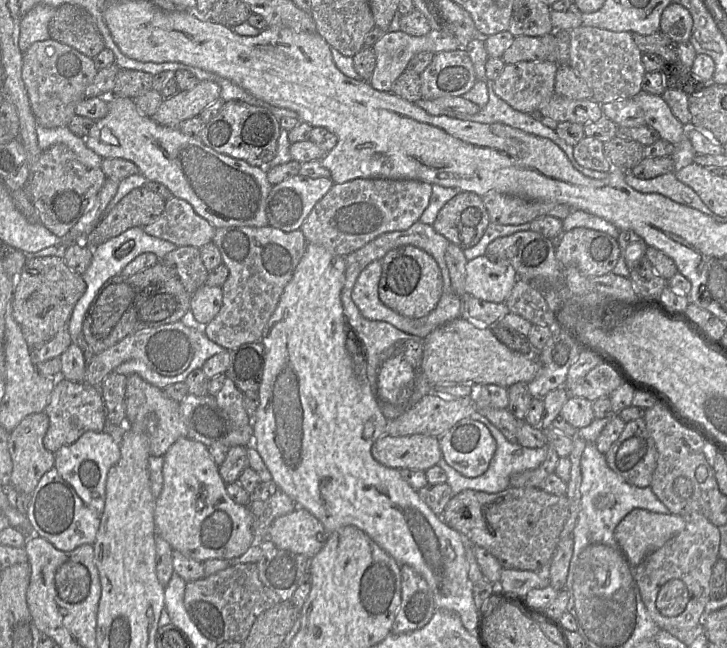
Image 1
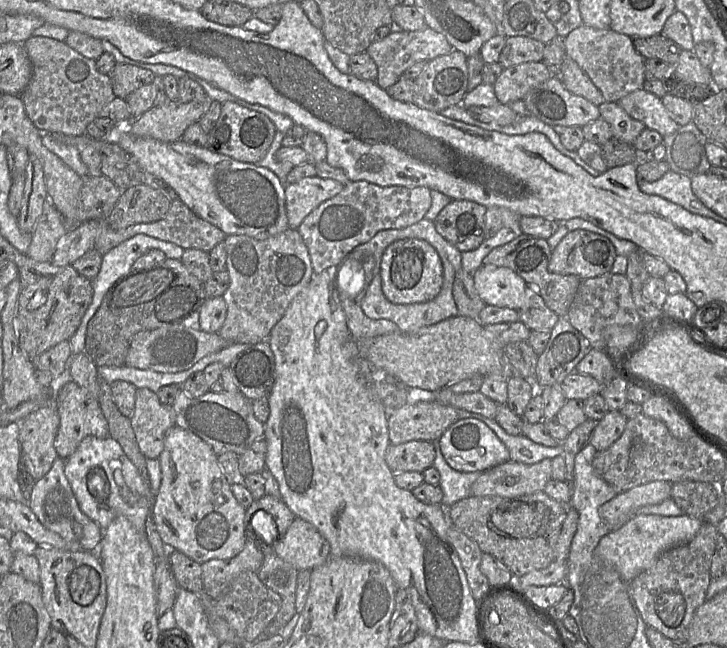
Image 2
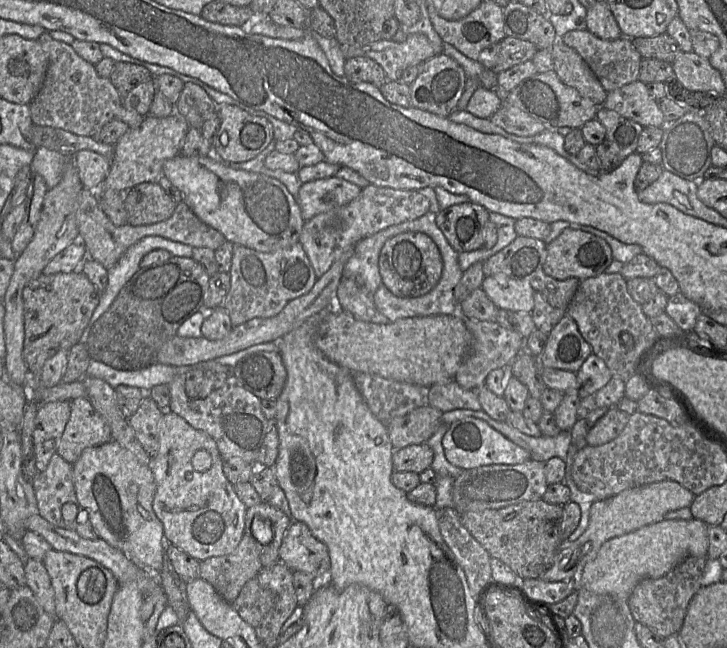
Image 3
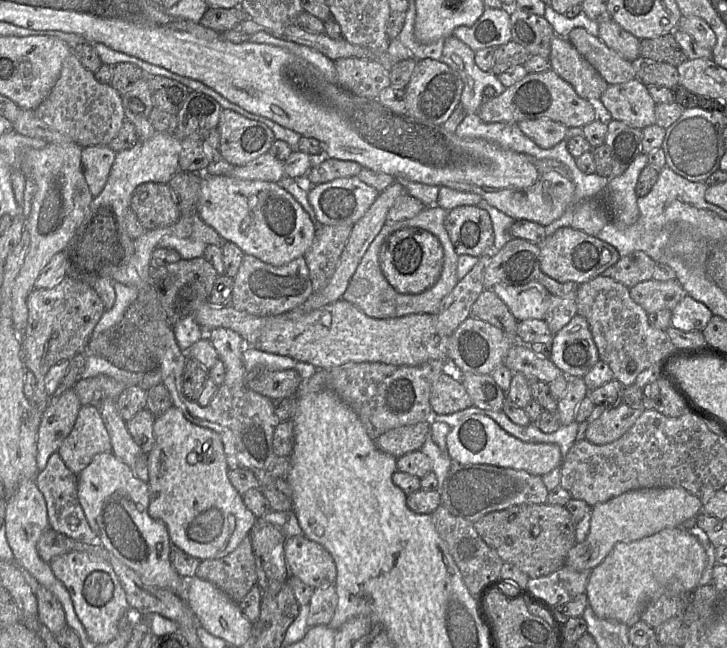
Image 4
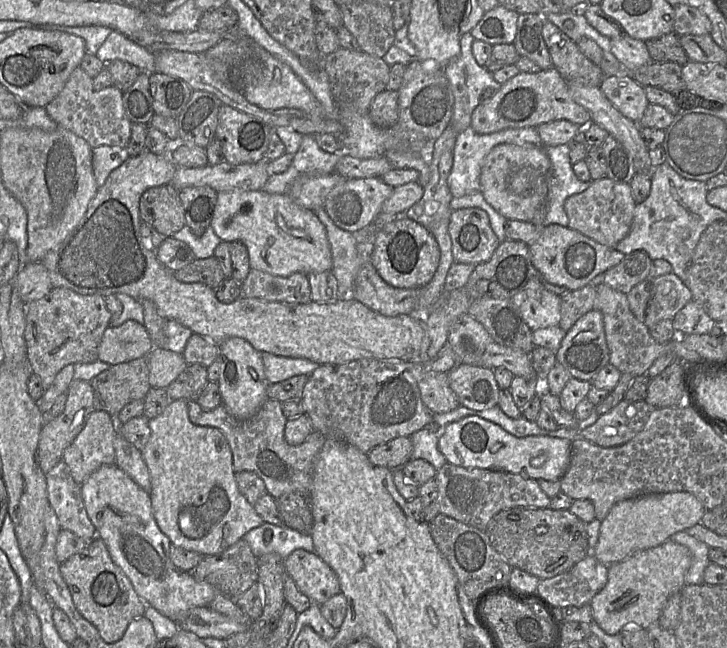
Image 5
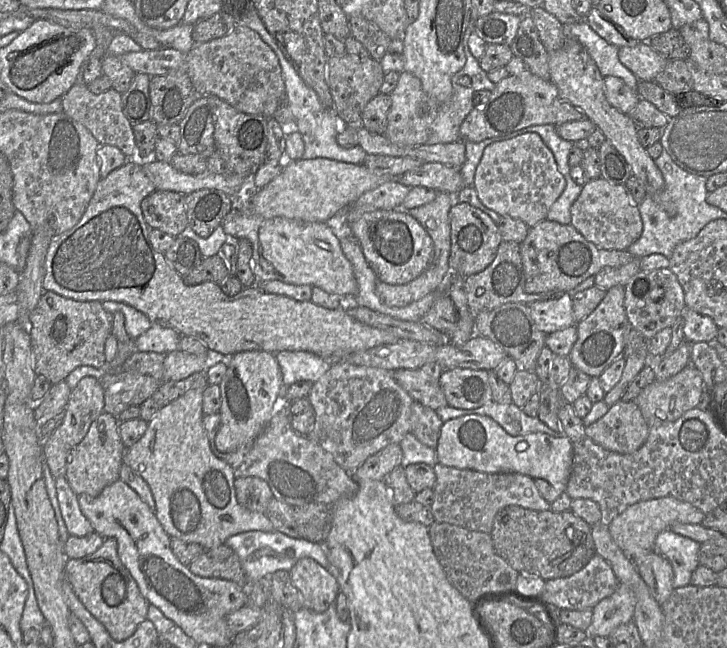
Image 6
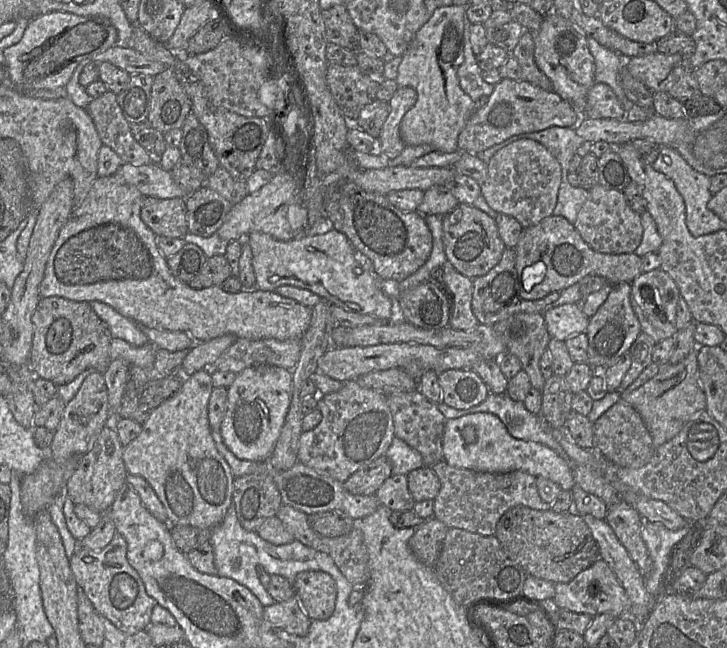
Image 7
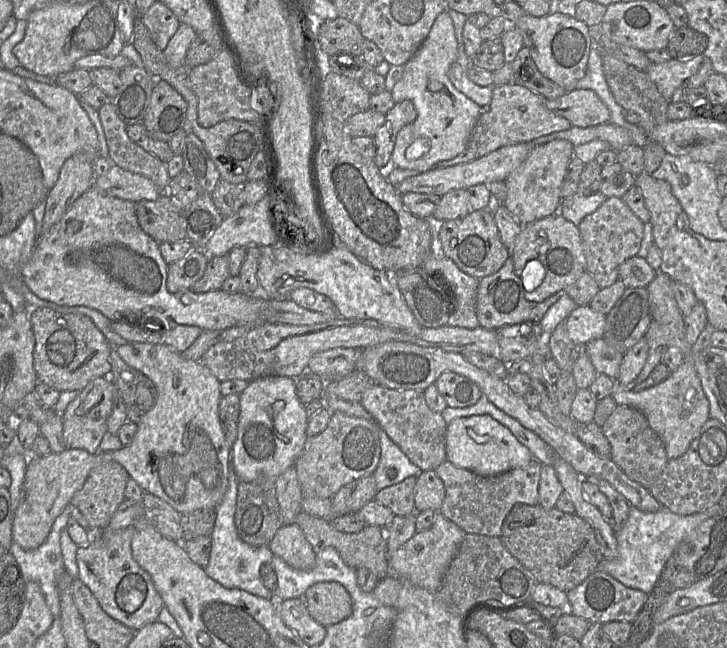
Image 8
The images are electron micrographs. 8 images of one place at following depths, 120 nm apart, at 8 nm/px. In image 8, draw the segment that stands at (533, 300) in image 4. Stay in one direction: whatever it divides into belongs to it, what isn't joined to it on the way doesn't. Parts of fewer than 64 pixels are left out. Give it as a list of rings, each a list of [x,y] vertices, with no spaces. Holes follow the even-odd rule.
[[[589,305],[576,306],[564,323],[569,338],[576,344],[585,345],[603,338],[606,315],[595,312]]]

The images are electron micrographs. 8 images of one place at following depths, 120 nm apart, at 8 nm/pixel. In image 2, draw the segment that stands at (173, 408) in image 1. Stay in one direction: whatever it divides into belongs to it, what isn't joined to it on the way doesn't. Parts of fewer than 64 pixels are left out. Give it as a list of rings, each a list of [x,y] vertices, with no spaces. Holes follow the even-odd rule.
[[[138,388],[130,422],[141,452],[148,459],[158,459],[167,430],[176,425],[172,405],[163,404],[156,392]]]

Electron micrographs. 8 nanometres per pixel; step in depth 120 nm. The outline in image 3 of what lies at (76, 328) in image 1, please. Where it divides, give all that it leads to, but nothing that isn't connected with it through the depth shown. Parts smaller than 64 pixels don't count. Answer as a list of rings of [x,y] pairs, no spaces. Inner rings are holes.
[[[146,236],[129,247],[119,261],[108,270],[107,287],[101,293],[99,303],[95,308],[87,327],[83,331],[79,343],[86,344],[94,324],[101,315],[107,311],[122,287],[139,270],[142,258],[147,253],[156,249],[165,249],[173,256],[178,257],[189,258],[193,253],[193,247],[160,236]]]

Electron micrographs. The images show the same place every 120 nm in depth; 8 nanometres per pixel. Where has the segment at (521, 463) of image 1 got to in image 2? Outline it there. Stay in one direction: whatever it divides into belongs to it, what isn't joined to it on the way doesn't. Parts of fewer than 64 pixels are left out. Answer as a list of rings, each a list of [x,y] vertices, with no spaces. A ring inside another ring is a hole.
[[[457,409],[458,419],[475,418],[485,423],[504,443],[510,454],[510,461],[535,464],[543,459],[552,459],[563,454],[563,443],[556,447],[547,447],[525,437],[508,434],[494,419],[475,412]],[[439,439],[433,442],[435,459],[433,467],[440,474],[439,486],[443,492],[441,504],[444,508],[471,496],[471,486],[482,472],[460,472],[451,468],[445,461],[439,446]]]

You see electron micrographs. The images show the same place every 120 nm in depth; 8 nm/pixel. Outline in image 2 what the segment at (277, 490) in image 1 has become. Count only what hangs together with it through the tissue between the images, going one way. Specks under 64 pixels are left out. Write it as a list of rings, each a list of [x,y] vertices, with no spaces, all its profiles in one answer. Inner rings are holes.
[[[265,494],[260,499],[254,499],[253,502],[246,509],[246,536],[253,540],[257,540],[262,550],[267,550],[267,547],[271,547],[271,549],[273,550],[273,545],[266,545],[262,541],[260,541],[251,527],[252,516],[258,510],[266,511],[273,517],[278,531],[278,539],[279,537],[285,534],[288,527],[293,522],[295,515],[292,513],[289,507],[283,502],[282,499],[277,499],[267,494]]]

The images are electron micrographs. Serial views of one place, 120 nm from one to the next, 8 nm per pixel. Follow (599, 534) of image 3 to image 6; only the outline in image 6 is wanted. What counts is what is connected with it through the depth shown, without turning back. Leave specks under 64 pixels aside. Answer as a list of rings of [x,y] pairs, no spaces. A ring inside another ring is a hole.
[[[662,497],[640,501],[627,507],[609,524],[609,532],[618,547],[628,557],[655,550],[658,534],[674,523],[701,524],[705,514],[688,502],[673,497]]]

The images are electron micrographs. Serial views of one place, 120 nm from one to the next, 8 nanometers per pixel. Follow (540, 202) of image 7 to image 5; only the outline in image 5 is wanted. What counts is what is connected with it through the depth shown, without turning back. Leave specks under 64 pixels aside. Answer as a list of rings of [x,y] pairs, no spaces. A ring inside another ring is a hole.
[[[531,143],[499,144],[486,156],[480,174],[480,192],[507,220],[532,222],[542,227],[545,217],[551,162],[544,150]]]

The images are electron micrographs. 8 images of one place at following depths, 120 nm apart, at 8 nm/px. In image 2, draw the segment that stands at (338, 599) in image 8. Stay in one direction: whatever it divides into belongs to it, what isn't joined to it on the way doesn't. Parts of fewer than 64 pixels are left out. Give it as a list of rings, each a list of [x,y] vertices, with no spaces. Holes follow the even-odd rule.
[[[298,517],[274,543],[273,551],[298,570],[312,570],[330,558],[330,544],[317,528]]]

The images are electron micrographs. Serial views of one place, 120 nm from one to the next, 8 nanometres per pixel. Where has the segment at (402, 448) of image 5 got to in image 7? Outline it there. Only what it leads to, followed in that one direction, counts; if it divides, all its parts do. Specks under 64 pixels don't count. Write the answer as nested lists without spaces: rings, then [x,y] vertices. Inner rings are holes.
[[[381,456],[352,474],[344,487],[354,495],[375,495],[390,476],[391,464],[386,456]]]

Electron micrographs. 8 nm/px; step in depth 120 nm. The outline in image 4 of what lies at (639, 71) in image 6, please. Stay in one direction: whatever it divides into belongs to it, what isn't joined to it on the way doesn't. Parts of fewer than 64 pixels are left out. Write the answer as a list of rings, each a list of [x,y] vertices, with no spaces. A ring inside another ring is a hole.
[[[612,19],[598,24],[598,37],[624,59],[630,62],[641,60],[640,40]]]

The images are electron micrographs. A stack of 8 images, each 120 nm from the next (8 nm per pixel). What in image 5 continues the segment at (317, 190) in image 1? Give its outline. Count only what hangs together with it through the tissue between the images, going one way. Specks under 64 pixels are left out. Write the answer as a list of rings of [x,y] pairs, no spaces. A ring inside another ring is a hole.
[[[381,177],[346,179],[327,194],[323,209],[335,225],[354,233],[370,225],[378,217],[383,202],[391,196],[393,189]]]

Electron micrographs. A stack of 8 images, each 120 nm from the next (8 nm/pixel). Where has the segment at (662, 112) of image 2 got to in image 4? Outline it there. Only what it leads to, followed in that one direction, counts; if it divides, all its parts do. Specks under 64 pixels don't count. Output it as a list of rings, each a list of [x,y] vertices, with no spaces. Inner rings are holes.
[[[637,79],[608,85],[598,107],[606,119],[621,121],[631,127],[643,129],[655,124],[656,103],[648,92],[648,86]]]

